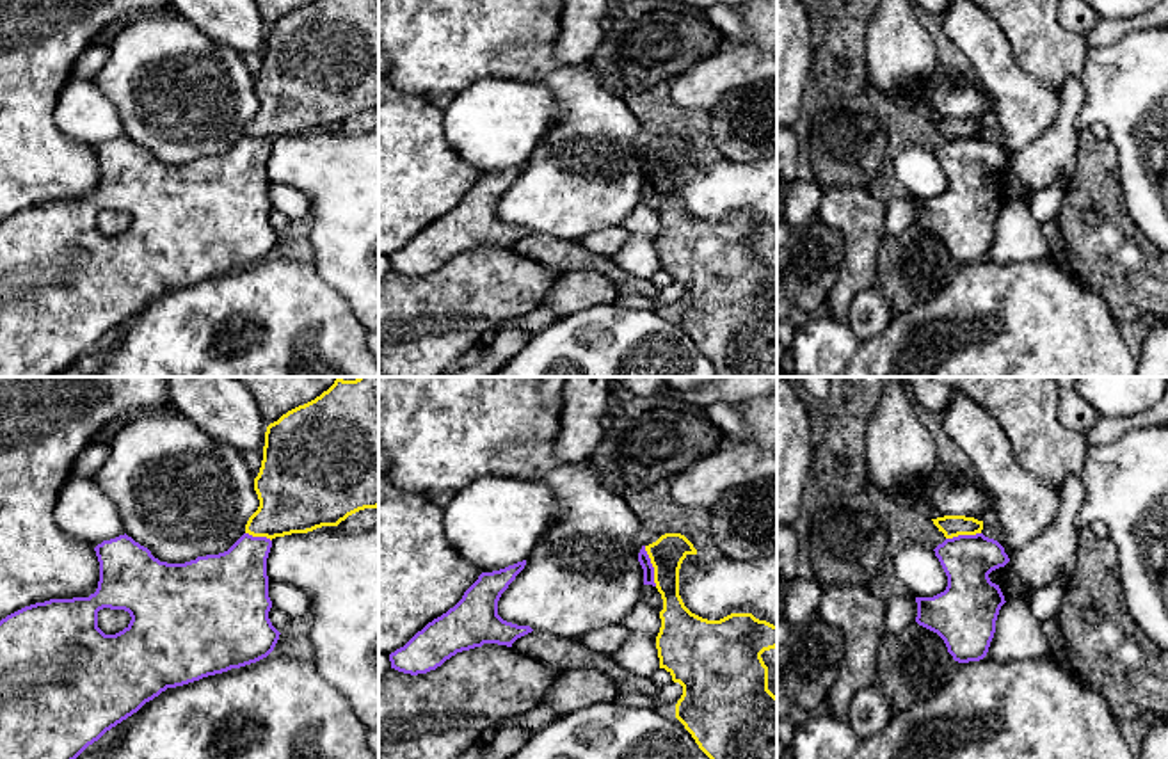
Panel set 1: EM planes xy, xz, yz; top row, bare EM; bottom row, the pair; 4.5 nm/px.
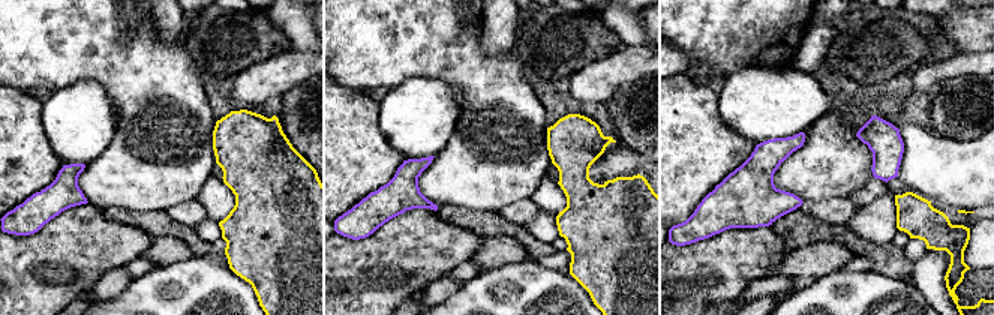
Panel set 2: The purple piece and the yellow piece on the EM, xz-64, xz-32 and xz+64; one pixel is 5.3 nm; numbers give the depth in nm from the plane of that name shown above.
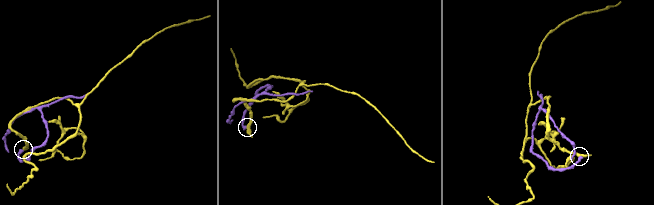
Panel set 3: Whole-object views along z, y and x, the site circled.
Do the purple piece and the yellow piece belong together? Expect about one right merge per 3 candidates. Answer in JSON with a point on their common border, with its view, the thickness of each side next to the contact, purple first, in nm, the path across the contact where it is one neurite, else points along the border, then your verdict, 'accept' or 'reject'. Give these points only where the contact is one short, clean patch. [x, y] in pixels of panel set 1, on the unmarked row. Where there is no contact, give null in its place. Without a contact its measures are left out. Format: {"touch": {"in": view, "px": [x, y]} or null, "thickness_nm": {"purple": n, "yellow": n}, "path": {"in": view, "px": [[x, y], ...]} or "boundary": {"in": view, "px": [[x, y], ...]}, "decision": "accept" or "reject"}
{"touch": {"in": "xz", "px": [651, 167]}, "thickness_nm": {"purple": 50, "yellow": 160}, "boundary": {"in": "xz", "px": [[644, 148], [656, 187]]}, "decision": "reject"}

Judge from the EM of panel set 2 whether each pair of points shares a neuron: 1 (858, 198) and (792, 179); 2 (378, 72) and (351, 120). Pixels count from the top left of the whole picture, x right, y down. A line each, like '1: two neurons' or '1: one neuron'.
1: two neurons
2: two neurons

